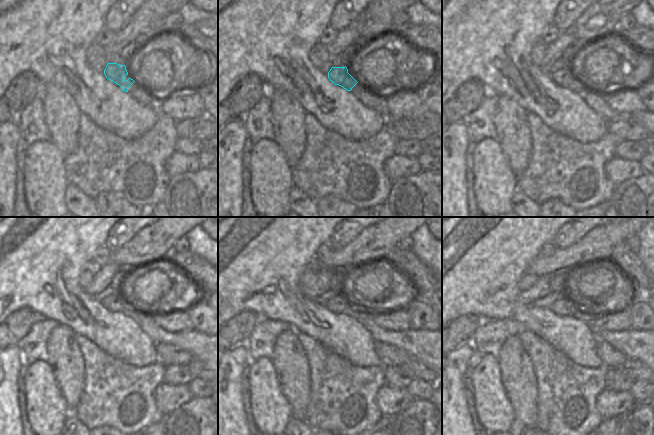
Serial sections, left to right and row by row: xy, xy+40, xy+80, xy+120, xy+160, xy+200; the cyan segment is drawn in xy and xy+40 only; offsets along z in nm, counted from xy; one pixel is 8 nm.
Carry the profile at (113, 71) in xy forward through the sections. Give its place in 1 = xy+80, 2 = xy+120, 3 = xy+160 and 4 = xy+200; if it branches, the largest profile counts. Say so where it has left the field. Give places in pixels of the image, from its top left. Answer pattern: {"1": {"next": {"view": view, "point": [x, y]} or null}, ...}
{"1": {"next": {"view": "xy+80", "point": [565, 78]}}, "2": {"next": {"view": "xy+120", "point": [115, 303]}}, "3": {"next": {"view": "xy+160", "point": [339, 304]}}, "4": {"next": {"view": "xy+200", "point": [565, 307]}}}

